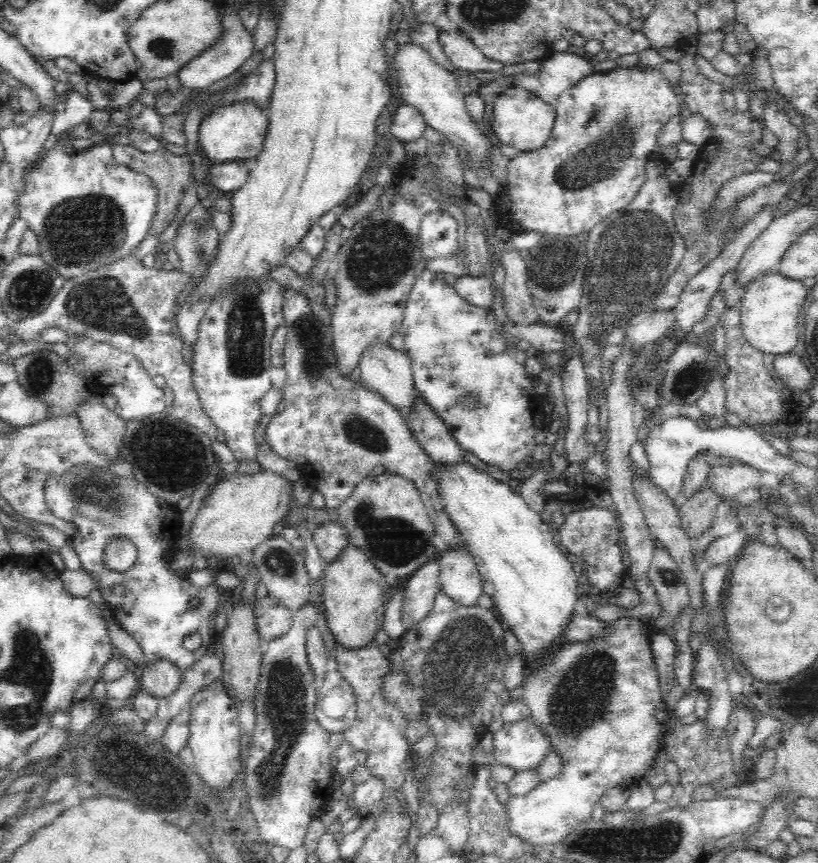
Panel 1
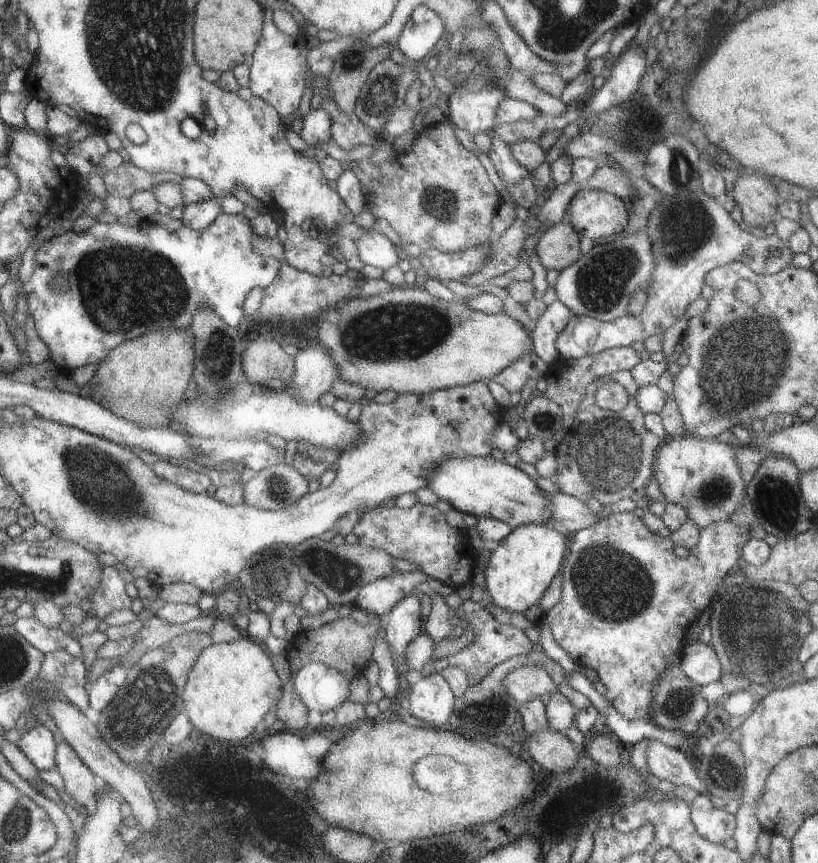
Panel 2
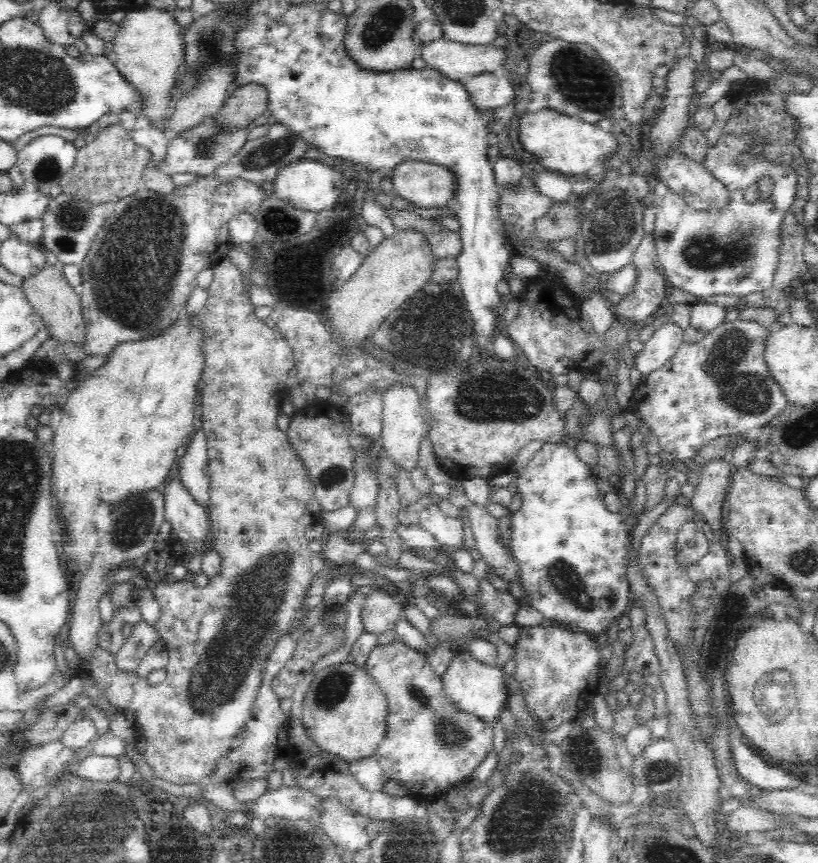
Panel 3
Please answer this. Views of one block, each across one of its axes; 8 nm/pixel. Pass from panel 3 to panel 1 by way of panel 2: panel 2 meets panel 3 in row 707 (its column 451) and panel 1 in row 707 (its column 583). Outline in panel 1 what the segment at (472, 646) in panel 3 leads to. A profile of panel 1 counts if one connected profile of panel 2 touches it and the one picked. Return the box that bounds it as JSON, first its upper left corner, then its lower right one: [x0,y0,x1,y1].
[493,696,550,772]

